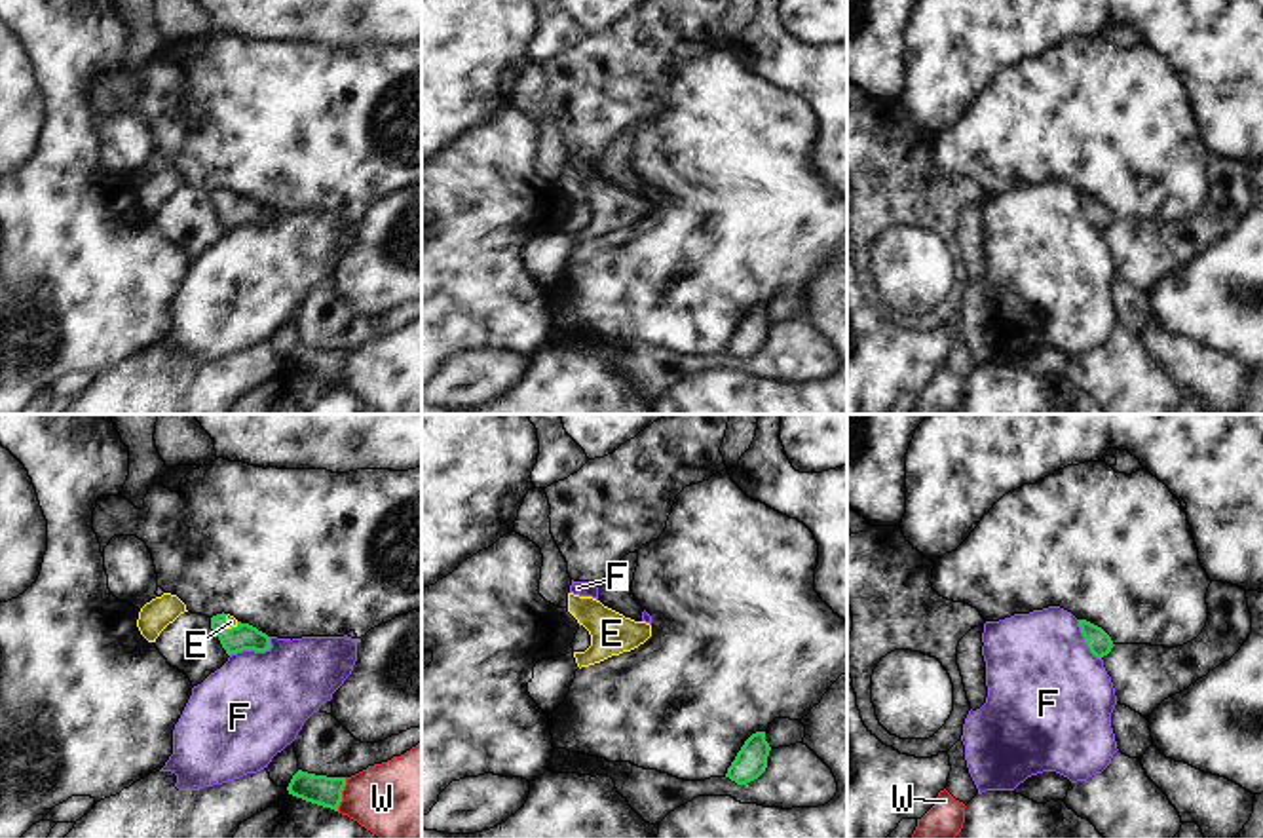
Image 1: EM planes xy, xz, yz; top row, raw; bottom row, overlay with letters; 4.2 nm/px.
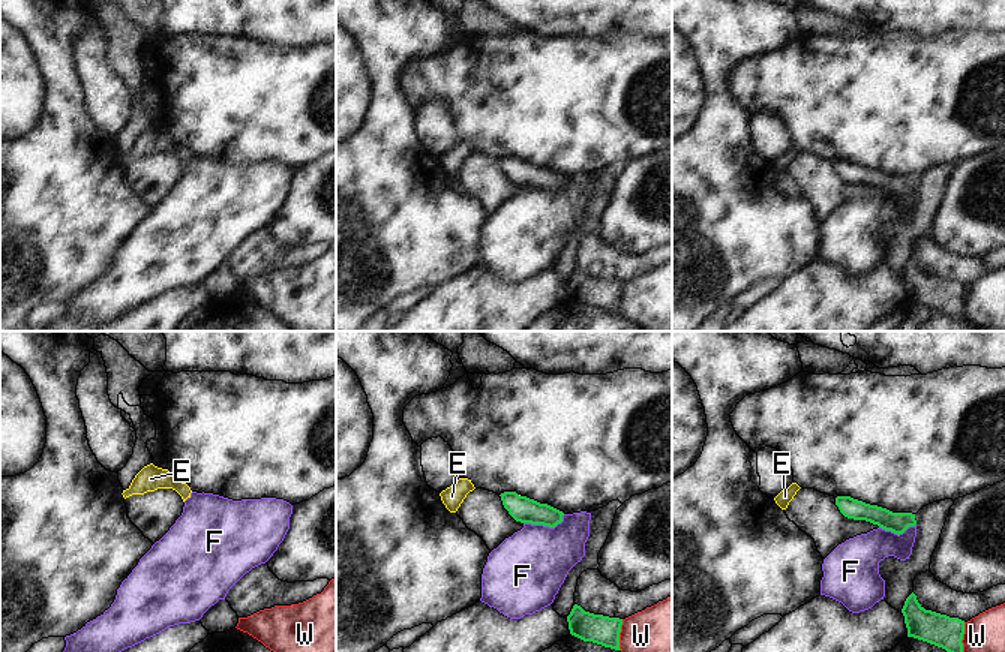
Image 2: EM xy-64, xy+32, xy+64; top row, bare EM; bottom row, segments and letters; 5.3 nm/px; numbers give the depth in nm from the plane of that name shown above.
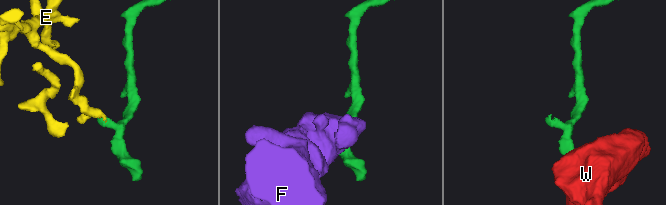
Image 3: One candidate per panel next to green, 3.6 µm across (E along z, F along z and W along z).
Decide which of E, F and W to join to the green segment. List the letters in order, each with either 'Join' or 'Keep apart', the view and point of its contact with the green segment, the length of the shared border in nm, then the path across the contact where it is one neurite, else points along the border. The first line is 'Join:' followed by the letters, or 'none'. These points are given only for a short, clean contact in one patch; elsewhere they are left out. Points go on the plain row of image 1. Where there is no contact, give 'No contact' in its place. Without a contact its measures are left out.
Join: E
E: Join. Touches green at xy (225, 200). Shared border 80 nm. Path across: xy (244, 211), (236, 211), (225, 200), (230, 196)
F: Keep apart. Touches green at xy (255, 225). Shared border 190 nm. Boundary: xy (270, 211), (270, 221), (264, 225), (238, 225), (230, 230)
W: Keep apart. Touches green at xy (340, 369). Shared border 150 nm. Boundary: xy (346, 352), (337, 384).

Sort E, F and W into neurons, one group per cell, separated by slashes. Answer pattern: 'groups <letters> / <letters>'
groups E / F / W

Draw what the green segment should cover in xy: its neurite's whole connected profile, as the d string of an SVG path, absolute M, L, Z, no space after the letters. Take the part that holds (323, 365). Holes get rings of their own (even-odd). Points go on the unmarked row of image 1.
M298 344L287 365L296 372L338 386L344 361L346 352L327 352Z

